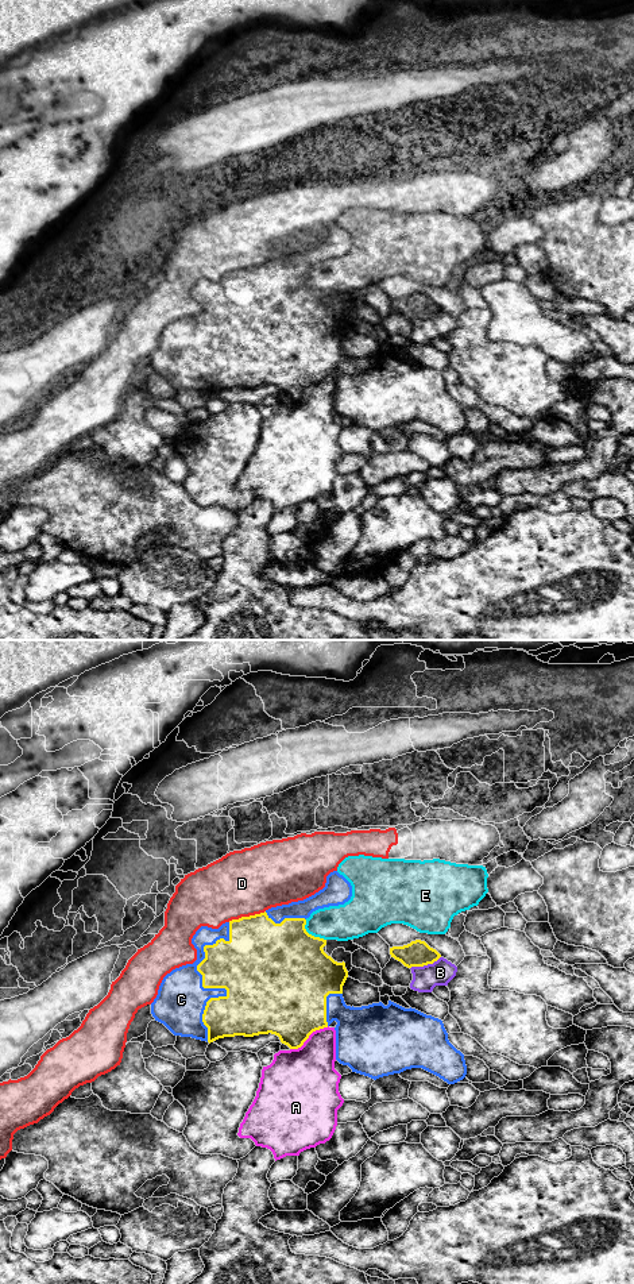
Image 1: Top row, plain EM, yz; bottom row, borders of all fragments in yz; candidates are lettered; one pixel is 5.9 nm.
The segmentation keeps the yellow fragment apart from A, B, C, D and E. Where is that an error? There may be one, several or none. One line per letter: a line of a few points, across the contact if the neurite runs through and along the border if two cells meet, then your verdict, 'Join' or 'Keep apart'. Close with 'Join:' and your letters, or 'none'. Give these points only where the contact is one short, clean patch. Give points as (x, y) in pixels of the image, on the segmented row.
A: Line: yz (328, 1026), (316, 1029), (300, 1047), (290, 1049). Keep apart
B: Keep apart
C: Join
D: Keep apart
E: Keep apart
Join: C

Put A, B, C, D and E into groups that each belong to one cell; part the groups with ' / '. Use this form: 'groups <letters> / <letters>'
groups A / B / C / D / E

